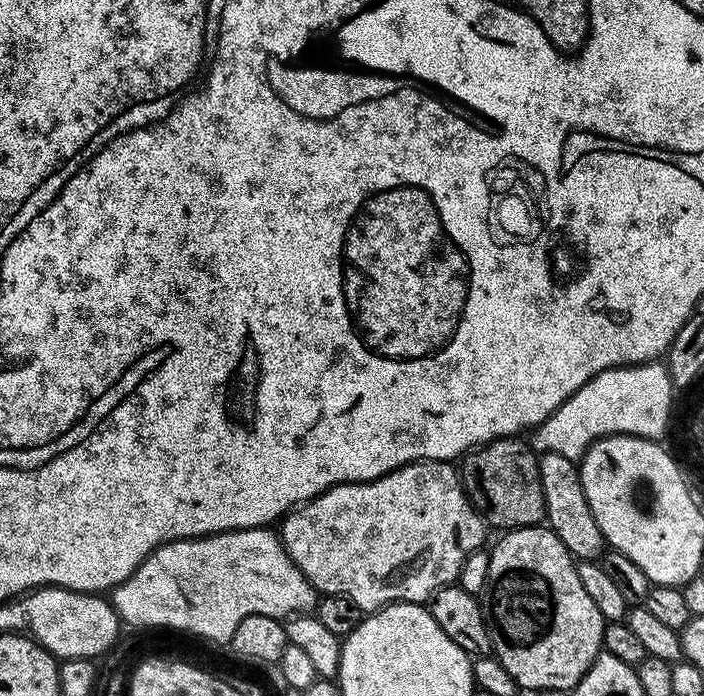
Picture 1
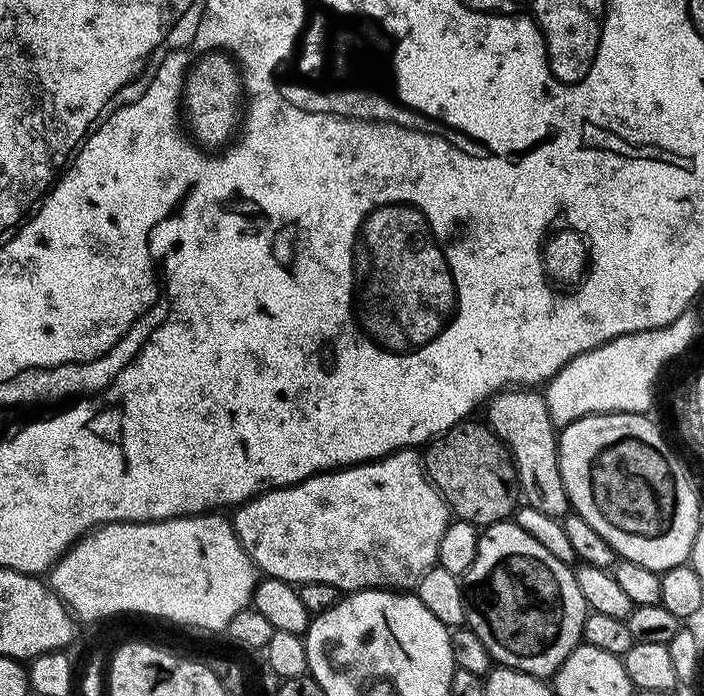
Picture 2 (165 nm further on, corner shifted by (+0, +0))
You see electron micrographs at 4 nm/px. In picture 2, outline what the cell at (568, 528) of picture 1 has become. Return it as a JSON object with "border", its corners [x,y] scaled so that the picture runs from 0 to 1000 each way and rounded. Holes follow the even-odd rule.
{"border":[[[727,555],[712,560],[692,576],[690,608],[724,647],[733,662],[733,680],[739,688],[739,705],[749,728],[770,733],[791,744],[808,740],[810,726],[804,698],[795,680],[795,645],[793,642],[793,611],[786,606],[781,589],[766,562],[744,555]]]}

